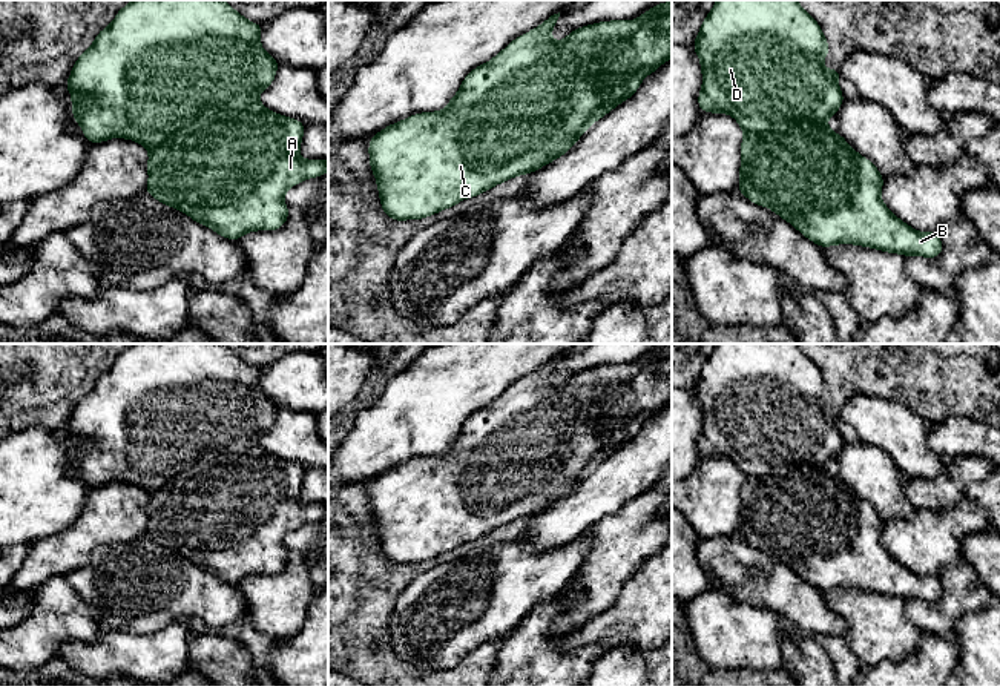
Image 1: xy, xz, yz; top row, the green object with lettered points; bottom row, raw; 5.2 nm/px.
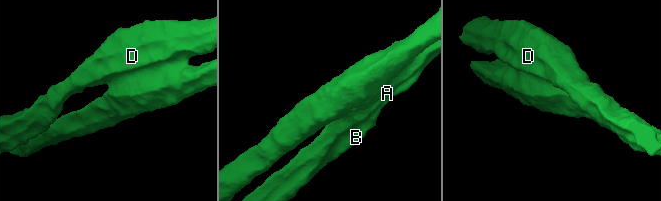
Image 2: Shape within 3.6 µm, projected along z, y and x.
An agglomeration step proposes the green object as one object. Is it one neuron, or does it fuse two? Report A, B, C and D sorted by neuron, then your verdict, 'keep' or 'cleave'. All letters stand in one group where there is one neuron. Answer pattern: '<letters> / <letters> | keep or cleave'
A B / C D | cleave

